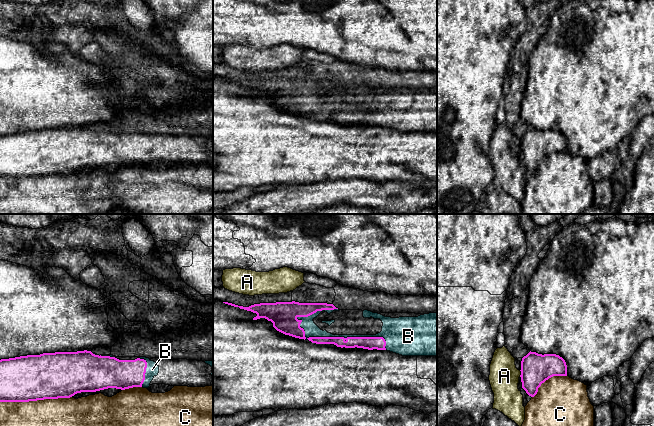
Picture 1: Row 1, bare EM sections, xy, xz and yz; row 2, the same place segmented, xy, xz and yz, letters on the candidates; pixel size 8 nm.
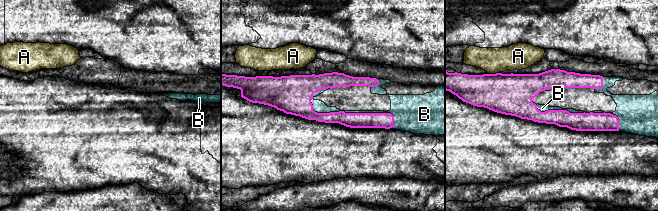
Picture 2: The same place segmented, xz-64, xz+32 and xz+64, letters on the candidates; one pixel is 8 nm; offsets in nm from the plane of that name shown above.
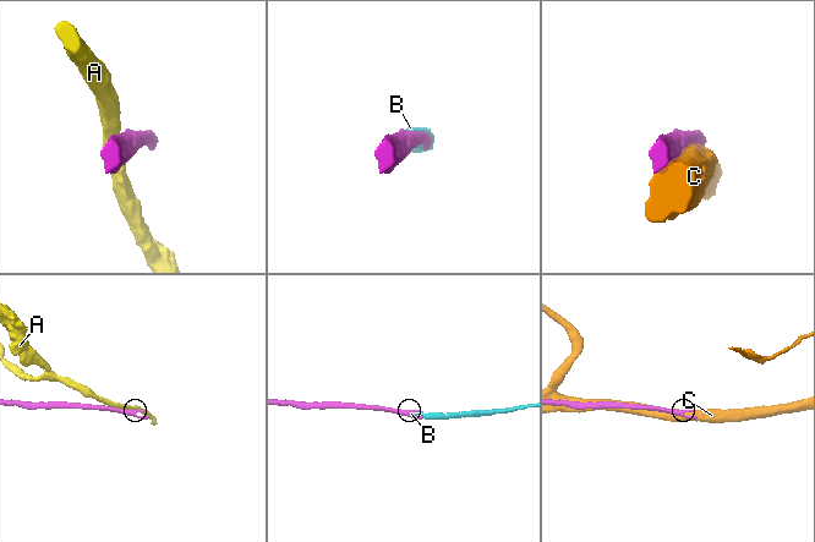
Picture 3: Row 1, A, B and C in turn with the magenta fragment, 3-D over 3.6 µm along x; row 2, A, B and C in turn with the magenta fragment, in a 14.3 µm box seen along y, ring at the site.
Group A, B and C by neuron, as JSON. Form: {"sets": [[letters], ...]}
{"sets": [["A"], ["B"], ["C"]]}

